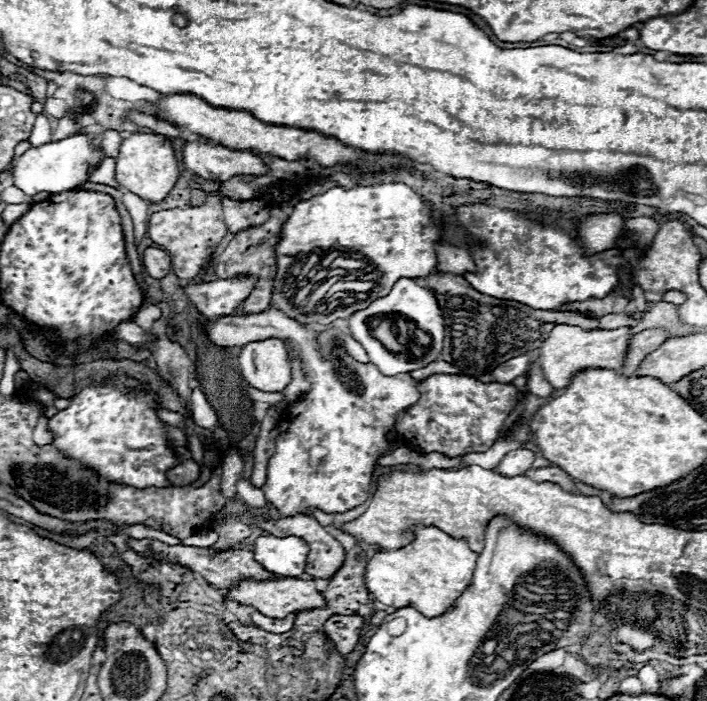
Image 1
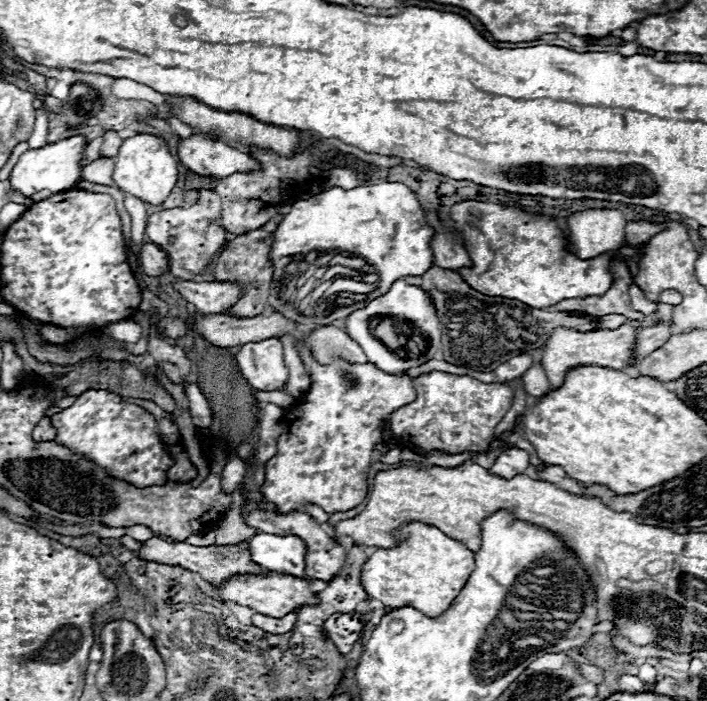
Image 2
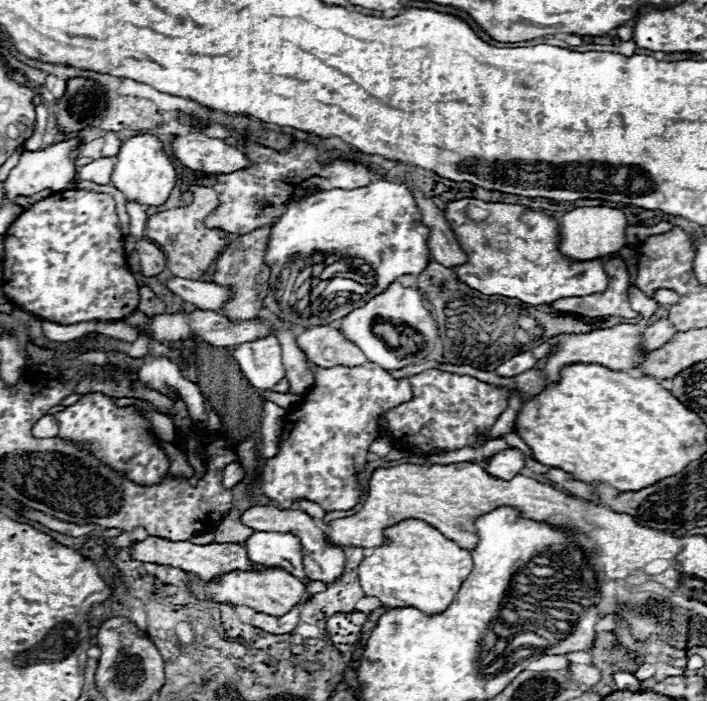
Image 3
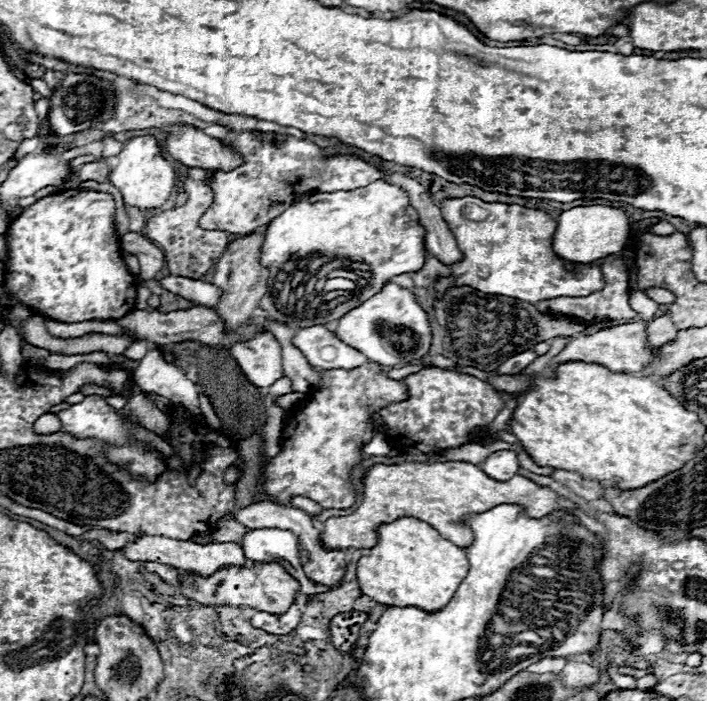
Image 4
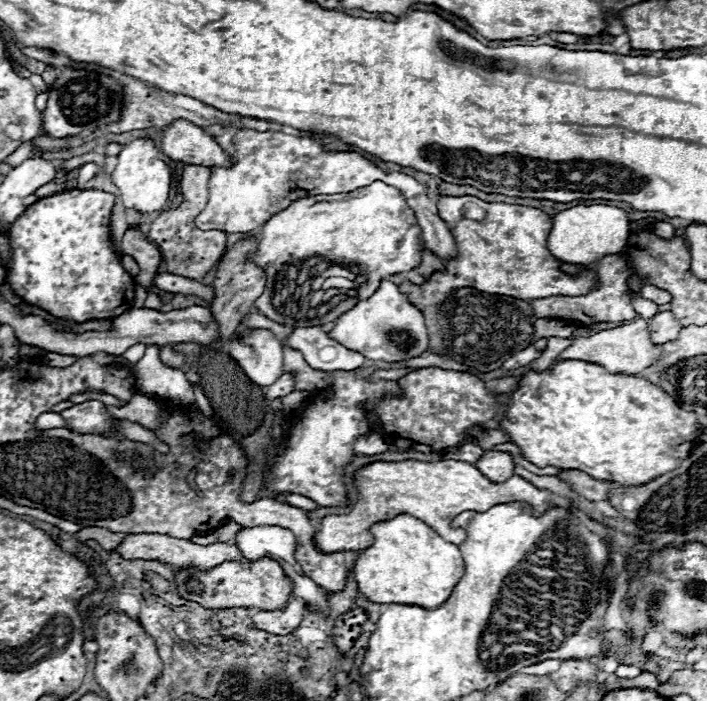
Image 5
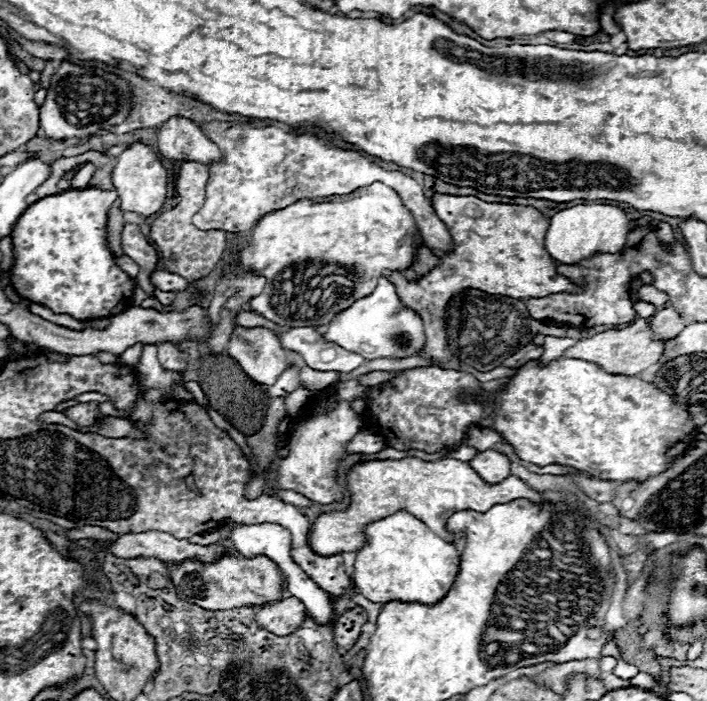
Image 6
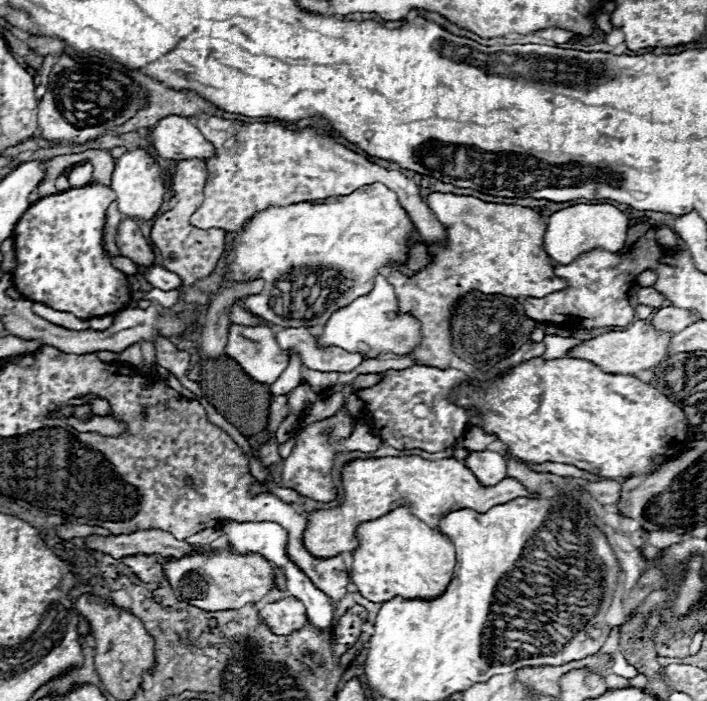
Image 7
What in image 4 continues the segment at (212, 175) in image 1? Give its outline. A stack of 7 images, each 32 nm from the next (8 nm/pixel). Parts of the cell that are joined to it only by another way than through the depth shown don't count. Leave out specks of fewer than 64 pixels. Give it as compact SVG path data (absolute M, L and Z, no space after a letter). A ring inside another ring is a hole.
M184 126L182 132L170 132L166 140L166 152L184 162L188 168L202 168L208 172L230 172L244 164L238 152L224 146L218 138L206 136L194 126Z

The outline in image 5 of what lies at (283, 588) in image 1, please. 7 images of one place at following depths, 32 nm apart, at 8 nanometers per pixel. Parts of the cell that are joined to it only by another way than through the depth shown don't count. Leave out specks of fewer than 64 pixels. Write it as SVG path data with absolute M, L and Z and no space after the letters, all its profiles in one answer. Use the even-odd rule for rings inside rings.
M244 560L224 562L212 572L200 572L196 568L182 568L176 574L178 592L182 598L198 602L204 608L258 608L258 610L280 610L286 608L292 598L292 580L284 574L282 566L274 560Z

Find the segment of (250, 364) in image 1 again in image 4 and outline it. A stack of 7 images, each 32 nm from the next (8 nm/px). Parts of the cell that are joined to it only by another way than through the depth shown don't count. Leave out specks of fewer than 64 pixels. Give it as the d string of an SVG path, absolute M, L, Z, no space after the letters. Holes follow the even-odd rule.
M270 332L258 334L248 342L234 344L230 354L242 368L244 376L258 388L268 388L284 376L282 348Z

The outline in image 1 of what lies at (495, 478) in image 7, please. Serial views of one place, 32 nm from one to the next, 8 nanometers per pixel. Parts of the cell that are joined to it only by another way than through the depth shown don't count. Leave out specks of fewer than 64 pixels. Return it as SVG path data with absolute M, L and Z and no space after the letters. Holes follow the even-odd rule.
M520 448L520 450L514 450L510 454L506 454L500 462L500 466L496 468L496 472L512 478L512 476L520 476L524 474L526 470L532 468L532 462L536 458L536 452L532 450L526 450L526 448Z

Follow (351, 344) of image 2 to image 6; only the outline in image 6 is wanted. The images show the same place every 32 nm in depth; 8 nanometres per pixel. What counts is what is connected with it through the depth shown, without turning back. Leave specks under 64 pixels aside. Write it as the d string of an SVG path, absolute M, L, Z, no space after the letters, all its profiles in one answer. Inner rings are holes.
M290 328L280 336L280 344L302 354L312 370L322 372L352 372L364 358L360 354L336 354L336 344L326 342L314 328Z

